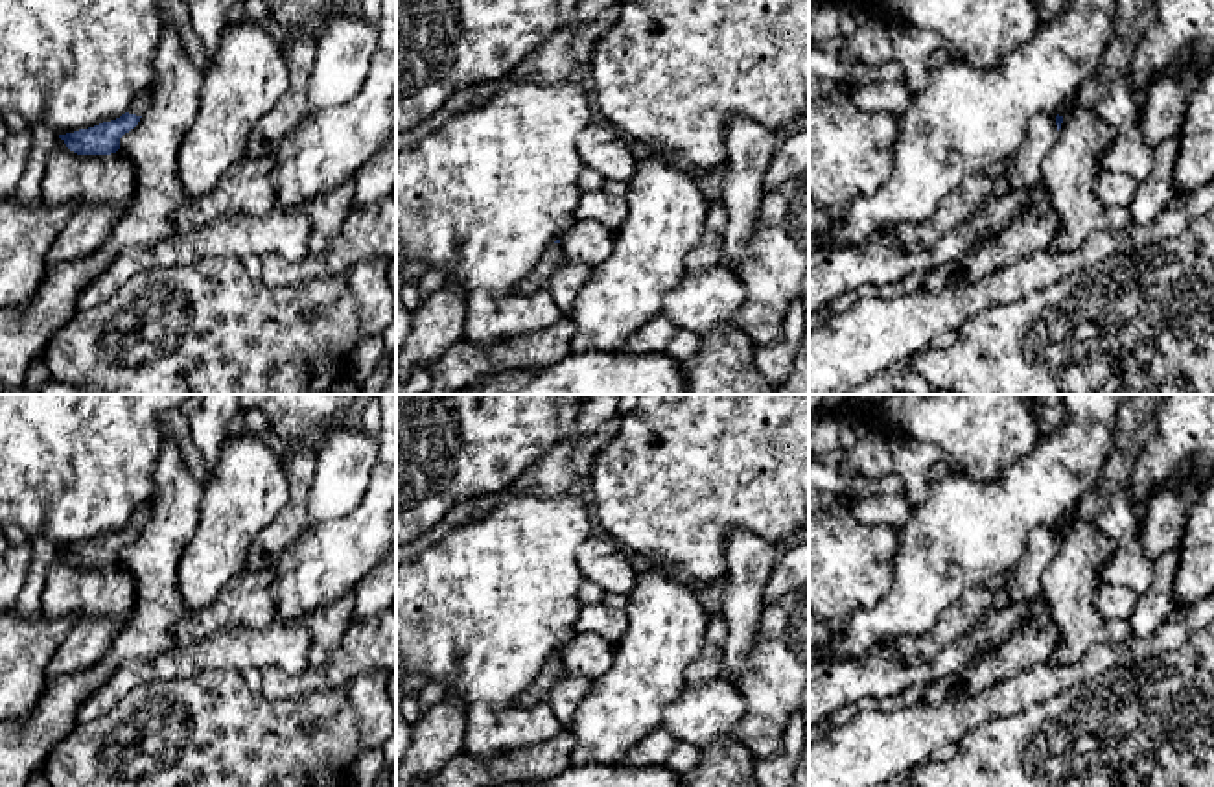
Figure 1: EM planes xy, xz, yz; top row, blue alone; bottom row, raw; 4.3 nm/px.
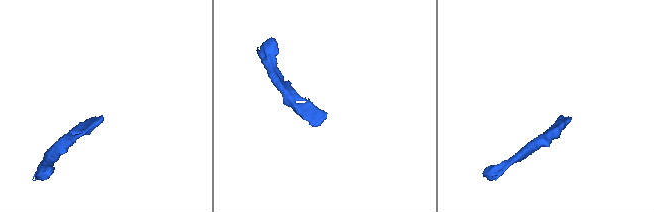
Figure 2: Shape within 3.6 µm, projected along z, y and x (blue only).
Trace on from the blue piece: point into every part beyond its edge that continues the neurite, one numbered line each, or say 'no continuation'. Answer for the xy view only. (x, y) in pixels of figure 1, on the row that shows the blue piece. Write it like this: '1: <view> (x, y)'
1: xy (142, 102)

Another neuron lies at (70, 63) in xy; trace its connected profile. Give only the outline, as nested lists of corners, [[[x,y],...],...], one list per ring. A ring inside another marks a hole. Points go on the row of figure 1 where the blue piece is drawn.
[[[0,0],[0,112],[17,111],[28,122],[44,122],[57,135],[88,129],[125,114],[133,100],[153,88],[158,76],[155,59],[160,46],[164,22],[158,17],[160,0]]]

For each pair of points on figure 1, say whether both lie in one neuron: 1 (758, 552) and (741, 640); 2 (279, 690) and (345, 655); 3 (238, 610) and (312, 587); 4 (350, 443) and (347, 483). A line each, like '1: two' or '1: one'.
1: one
2: one
3: two
4: one

